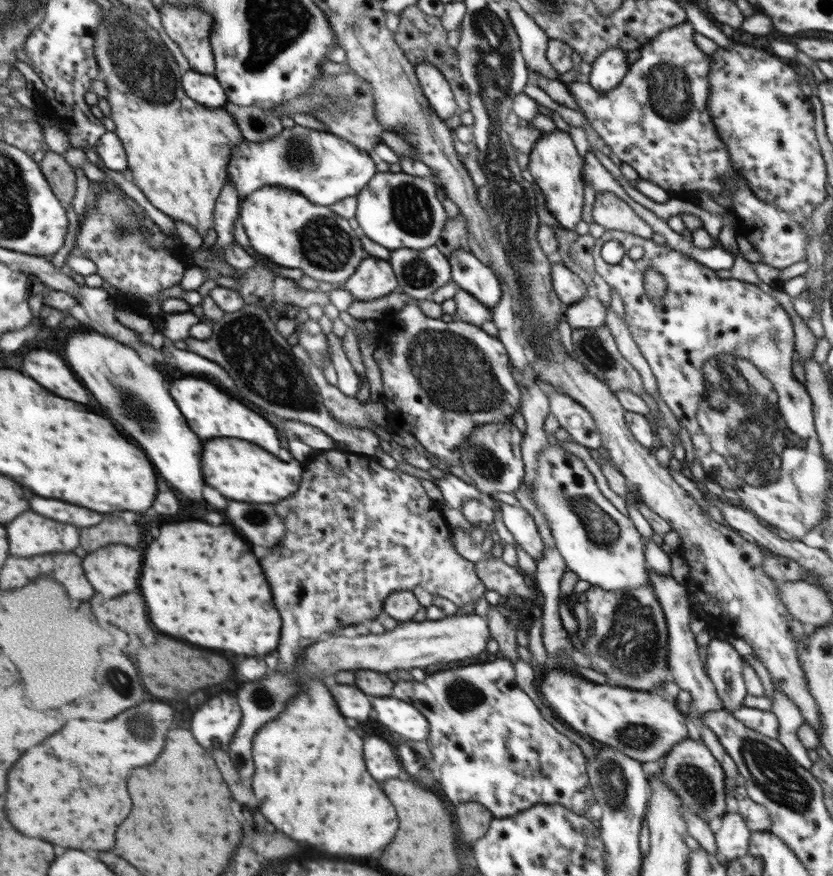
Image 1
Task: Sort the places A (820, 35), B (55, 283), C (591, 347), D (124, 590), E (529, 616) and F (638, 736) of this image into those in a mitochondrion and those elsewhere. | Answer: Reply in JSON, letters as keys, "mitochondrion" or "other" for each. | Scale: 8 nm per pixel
{"A":"other","B":"other","C":"mitochondrion","D":"other","E":"other","F":"mitochondrion"}

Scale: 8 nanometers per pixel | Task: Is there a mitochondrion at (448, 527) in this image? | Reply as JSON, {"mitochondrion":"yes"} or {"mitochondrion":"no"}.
{"mitochondrion":"no"}

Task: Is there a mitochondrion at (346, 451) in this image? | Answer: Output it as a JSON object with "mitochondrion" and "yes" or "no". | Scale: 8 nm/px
{"mitochondrion":"no"}

